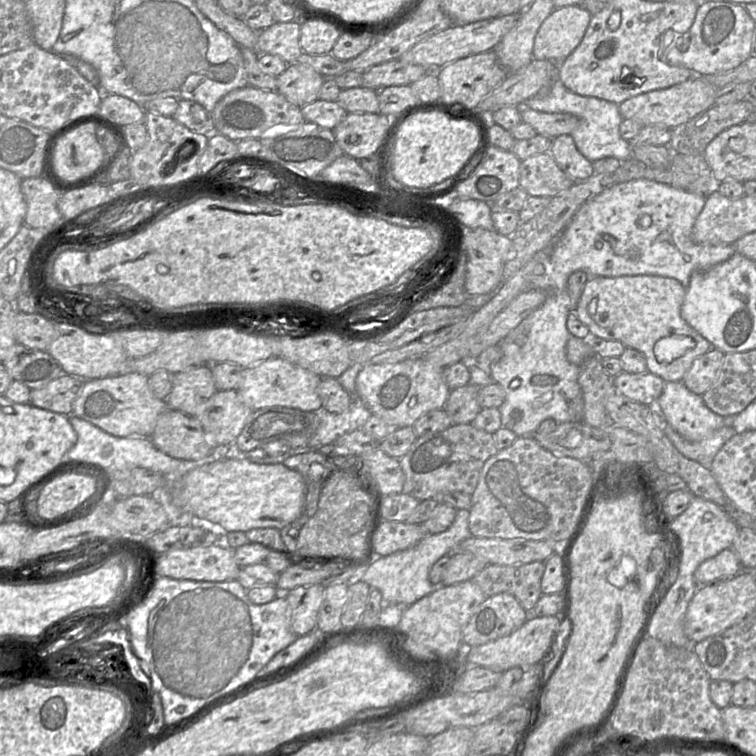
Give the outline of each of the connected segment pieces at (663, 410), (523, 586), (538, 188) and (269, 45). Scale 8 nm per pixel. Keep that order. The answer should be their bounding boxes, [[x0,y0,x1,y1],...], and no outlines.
[[655,381,724,441],[471,561,545,610],[519,152,574,197],[256,22,303,63]]

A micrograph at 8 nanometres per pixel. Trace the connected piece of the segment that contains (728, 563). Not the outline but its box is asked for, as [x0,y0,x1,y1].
[694,548,744,586]

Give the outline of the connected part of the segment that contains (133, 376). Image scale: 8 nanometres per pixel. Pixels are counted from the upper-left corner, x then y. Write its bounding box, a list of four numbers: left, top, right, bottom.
[72,373,168,437]

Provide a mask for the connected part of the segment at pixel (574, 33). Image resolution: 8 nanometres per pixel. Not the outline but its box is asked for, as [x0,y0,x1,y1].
[533,6,591,63]

